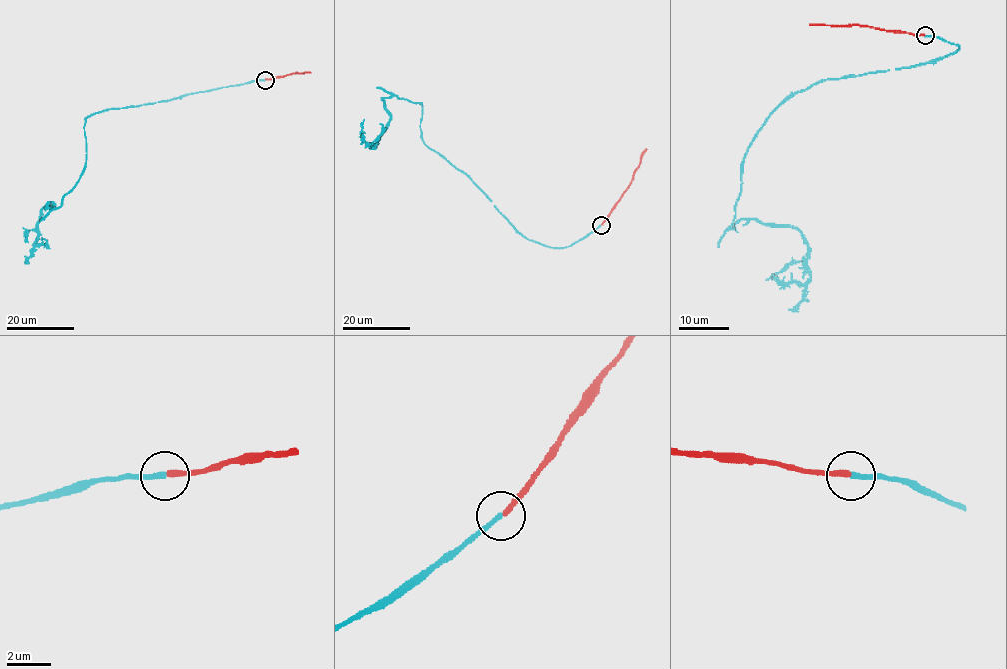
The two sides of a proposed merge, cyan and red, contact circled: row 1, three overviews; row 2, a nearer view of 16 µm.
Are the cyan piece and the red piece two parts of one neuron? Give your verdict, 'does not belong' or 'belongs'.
belongs

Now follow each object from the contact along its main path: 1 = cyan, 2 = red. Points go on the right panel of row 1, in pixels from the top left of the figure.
1: (924, 35), (959, 47), (822, 79), (752, 142), (730, 225), (794, 227), (807, 246), (803, 283), (772, 275)
2: (924, 35), (862, 25), (810, 24)

